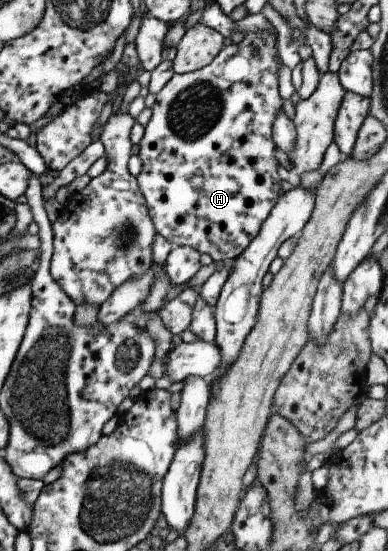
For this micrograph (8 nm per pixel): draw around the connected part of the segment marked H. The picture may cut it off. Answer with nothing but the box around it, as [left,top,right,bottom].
[135,30,282,262]

